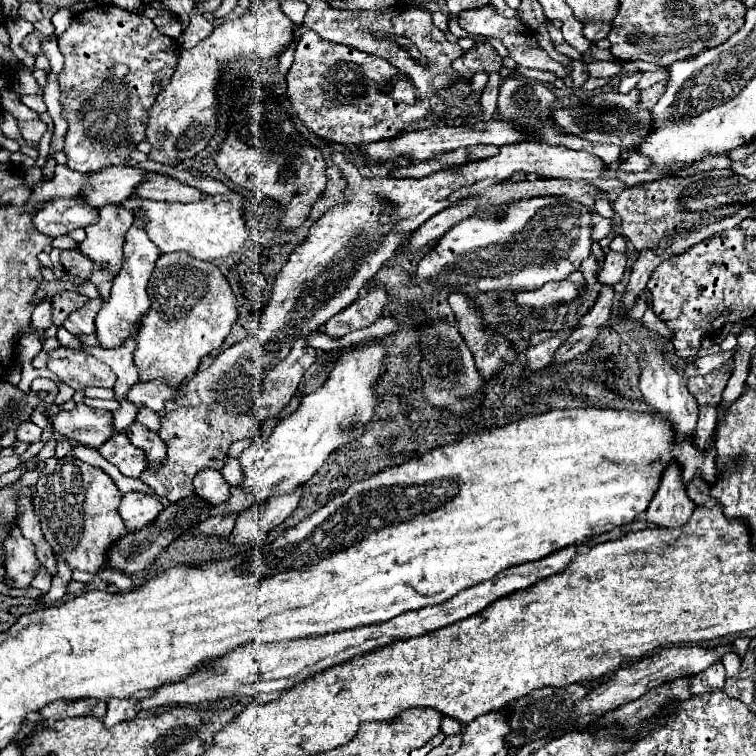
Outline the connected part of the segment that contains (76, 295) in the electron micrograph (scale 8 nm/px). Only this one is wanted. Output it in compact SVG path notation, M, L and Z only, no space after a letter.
M64 290L60 294L56 294L52 298L54 304L54 324L60 326L76 308L80 308L80 304L86 304L90 298L80 294L80 292L72 292L72 290Z

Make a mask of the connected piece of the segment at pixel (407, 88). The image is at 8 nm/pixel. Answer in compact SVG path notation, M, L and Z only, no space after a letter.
M404 78L404 80L398 80L398 82L392 84L388 90L394 92L394 98L396 98L396 100L406 102L406 104L414 104L414 98L416 98L416 86L410 84L406 78Z

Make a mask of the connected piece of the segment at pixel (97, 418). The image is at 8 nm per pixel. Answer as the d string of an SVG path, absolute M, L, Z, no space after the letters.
M84 402L76 404L72 412L60 412L52 424L60 434L68 436L72 444L84 444L92 448L98 448L116 432L112 412L90 408Z

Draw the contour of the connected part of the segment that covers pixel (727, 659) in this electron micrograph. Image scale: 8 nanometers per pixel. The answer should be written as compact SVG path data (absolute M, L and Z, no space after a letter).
M728 653L722 658L724 668L728 677L735 677L738 675L741 666L741 659L735 653Z

